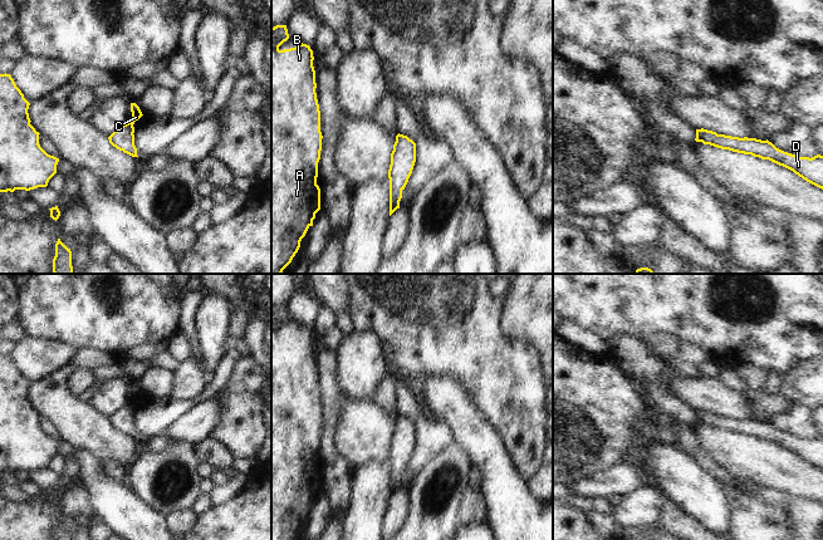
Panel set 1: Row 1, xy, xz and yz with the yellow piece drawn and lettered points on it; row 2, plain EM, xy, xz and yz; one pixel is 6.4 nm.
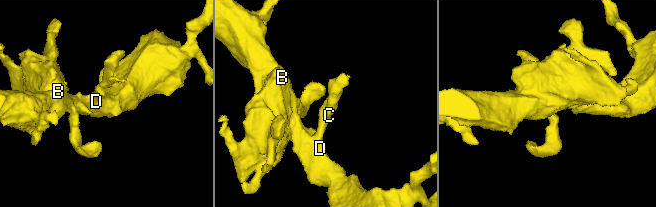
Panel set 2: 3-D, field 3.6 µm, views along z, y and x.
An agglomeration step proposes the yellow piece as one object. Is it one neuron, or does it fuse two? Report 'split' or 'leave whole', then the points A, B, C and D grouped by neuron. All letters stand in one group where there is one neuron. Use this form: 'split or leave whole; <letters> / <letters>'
leave whole; A B C D

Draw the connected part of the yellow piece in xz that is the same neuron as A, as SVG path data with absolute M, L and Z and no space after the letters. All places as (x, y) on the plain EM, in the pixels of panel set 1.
M286 306L271 309L271 540L293 540L300 529L300 522L308 510L313 507L315 495L320 491L320 470L317 466L318 443L322 432L320 392L317 381L315 352L313 348L313 332L307 325L298 325L295 329L280 332L279 328L289 320Z

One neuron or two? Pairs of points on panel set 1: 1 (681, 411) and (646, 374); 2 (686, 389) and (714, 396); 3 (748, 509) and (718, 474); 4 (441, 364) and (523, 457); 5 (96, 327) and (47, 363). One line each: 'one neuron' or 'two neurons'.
1: one neuron
2: one neuron
3: two neurons
4: one neuron
5: two neurons

